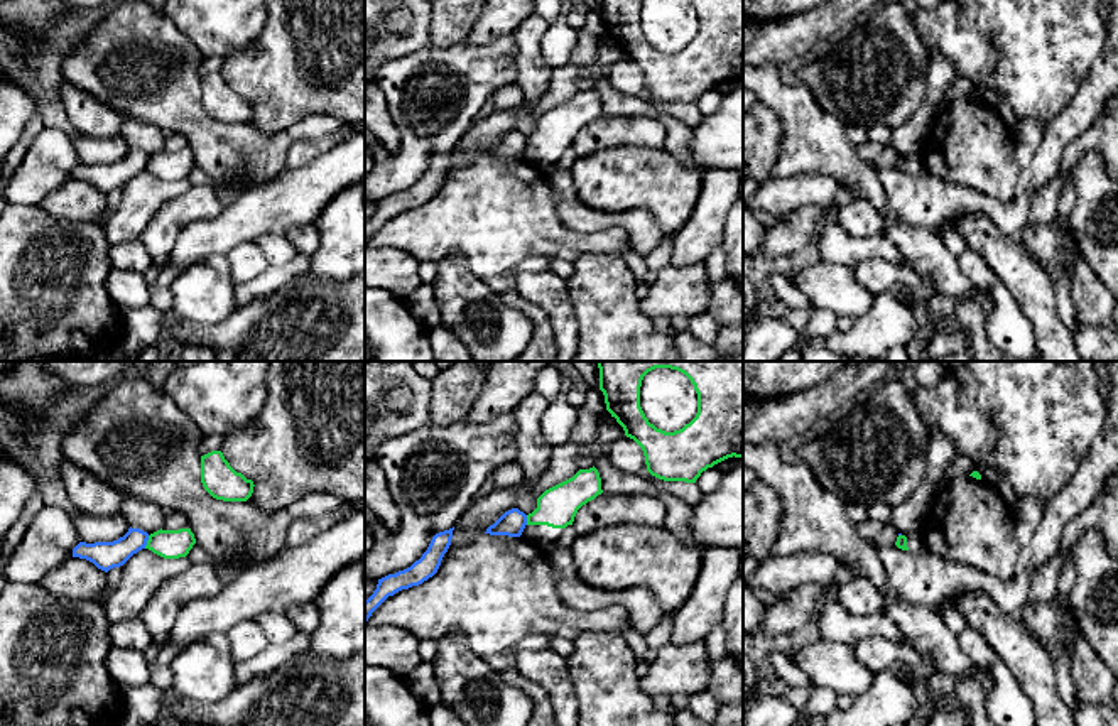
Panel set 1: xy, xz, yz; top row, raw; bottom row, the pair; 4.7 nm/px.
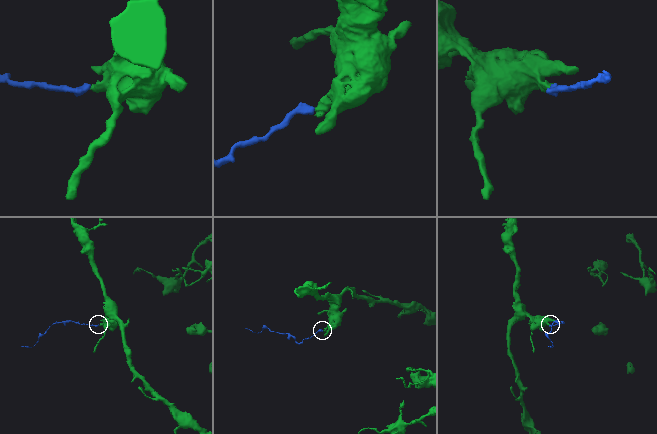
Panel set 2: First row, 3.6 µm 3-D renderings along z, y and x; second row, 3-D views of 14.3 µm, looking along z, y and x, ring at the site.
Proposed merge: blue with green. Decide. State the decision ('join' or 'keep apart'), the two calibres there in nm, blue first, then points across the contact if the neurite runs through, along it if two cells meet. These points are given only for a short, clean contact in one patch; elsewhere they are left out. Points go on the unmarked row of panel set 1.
keep apart | 140/140 nm | along xy (149, 157), (144, 169)

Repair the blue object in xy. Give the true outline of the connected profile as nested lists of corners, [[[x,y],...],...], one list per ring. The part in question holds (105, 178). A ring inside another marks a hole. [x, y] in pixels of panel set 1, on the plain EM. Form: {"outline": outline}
{"outline": [[[128,150],[128,154],[113,164],[79,164],[73,171],[73,179],[86,181],[98,191],[108,194],[113,189],[123,187],[133,176],[145,171],[149,155],[140,150]]]}

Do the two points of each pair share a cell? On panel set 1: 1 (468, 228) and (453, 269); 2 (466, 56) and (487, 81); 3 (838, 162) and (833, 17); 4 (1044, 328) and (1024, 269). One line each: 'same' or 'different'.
1: different
2: same
3: different
4: same

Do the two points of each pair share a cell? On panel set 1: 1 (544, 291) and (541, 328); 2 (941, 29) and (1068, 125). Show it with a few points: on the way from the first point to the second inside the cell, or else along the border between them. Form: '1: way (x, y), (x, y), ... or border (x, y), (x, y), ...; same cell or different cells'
1: border (514, 287), (546, 313), (556, 343); different cells
2: border (1081, 83), (1076, 97), (1046, 127); different cells

